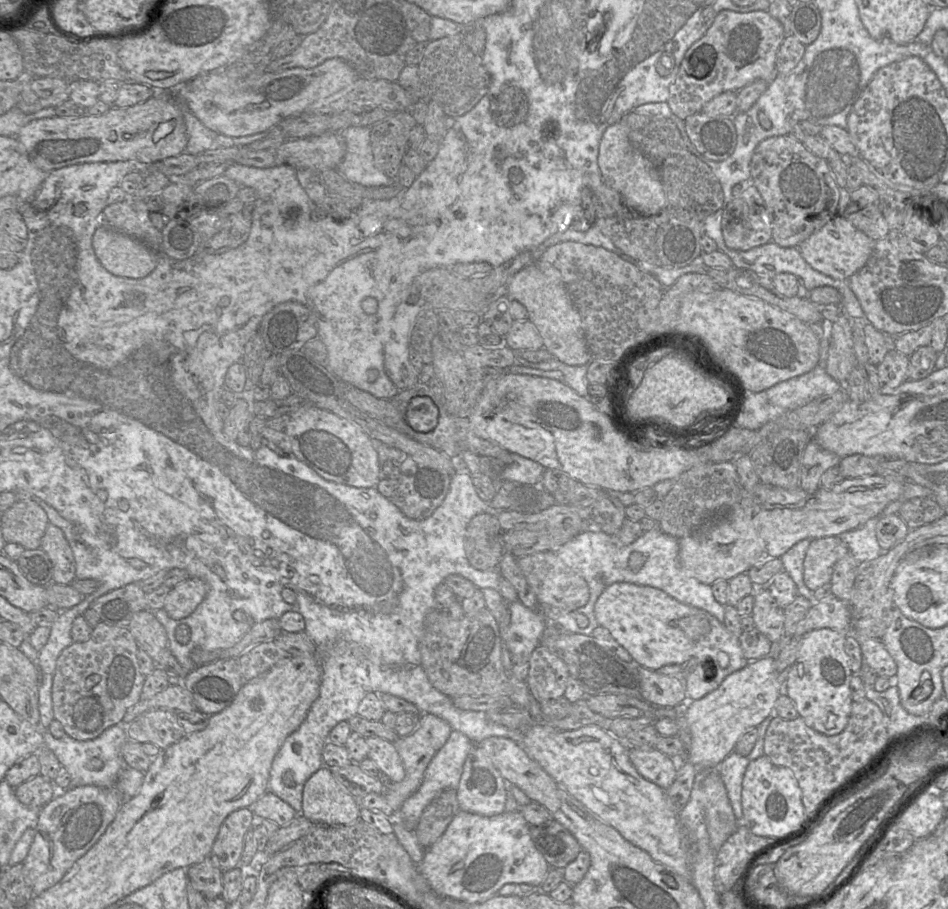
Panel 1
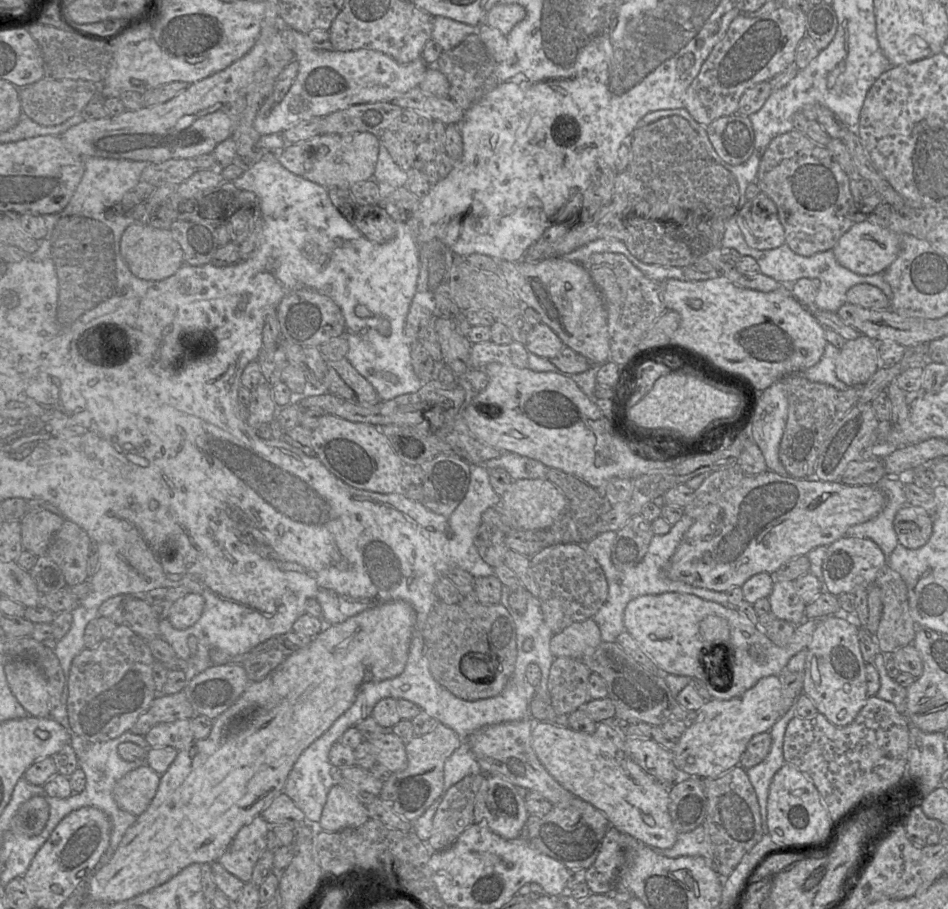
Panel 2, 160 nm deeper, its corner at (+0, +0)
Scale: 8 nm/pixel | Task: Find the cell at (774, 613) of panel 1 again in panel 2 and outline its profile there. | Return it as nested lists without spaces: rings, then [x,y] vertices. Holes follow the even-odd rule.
[[[775,580],[772,592],[767,597],[771,611],[780,620],[800,624],[805,619],[806,605],[798,596],[794,581]]]

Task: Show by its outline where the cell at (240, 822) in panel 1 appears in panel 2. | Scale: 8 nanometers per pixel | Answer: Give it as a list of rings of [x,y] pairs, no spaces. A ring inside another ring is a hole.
[[[261,815],[244,825],[218,862],[244,883],[251,882],[254,866],[267,850],[266,836],[271,826]]]

